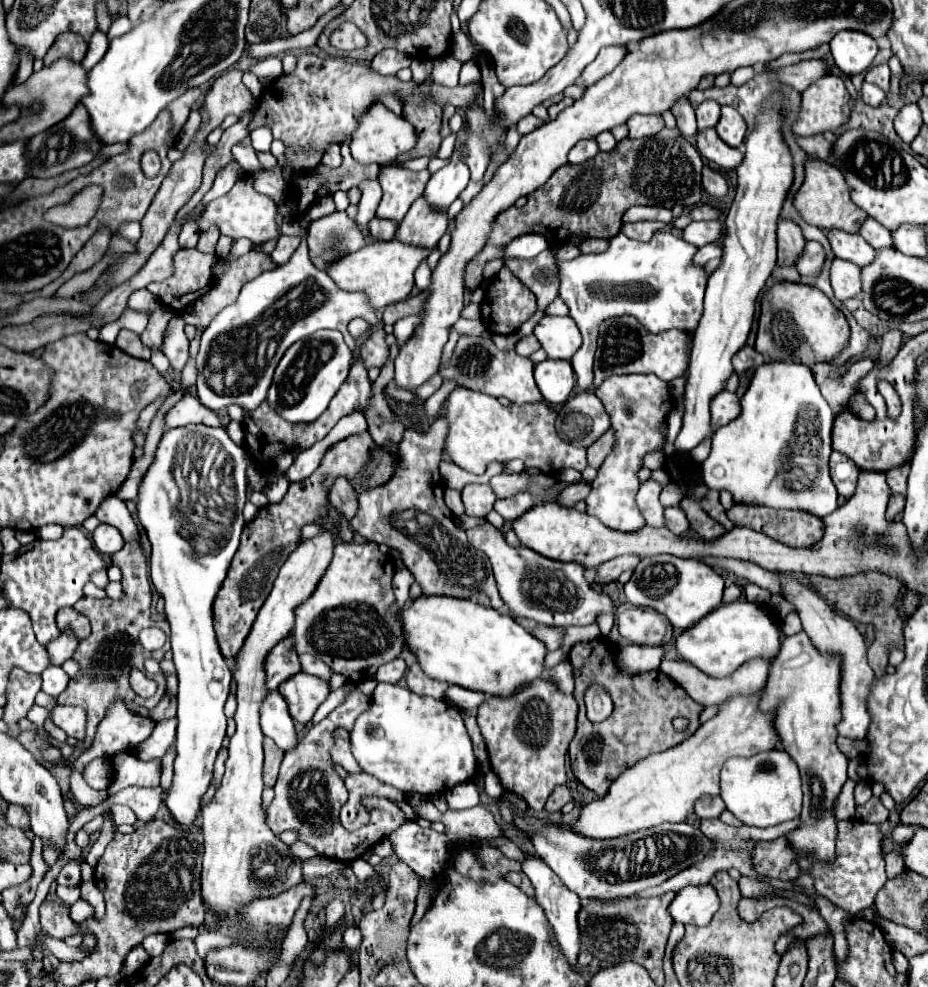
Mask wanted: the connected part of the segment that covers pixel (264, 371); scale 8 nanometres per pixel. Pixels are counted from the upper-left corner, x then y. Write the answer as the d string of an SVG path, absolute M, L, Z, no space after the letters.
M302 238L299 249L293 253L293 257L291 257L285 265L279 265L279 267L273 269L273 271L265 271L265 273L261 273L259 277L255 277L253 281L249 281L249 283L241 289L241 295L239 295L237 303L225 307L225 309L211 321L211 325L203 331L203 335L201 335L201 349L199 349L199 355L197 355L197 395L199 395L199 401L201 401L205 407L209 407L211 411L219 411L219 409L223 409L223 407L227 407L227 405L231 405L231 403L237 403L237 405L241 405L243 409L257 409L257 407L265 401L265 397L267 397L267 389L269 389L269 385L271 385L273 371L275 371L275 365L279 363L279 357L283 357L283 353L285 353L295 341L305 339L305 337L313 335L313 333L319 331L319 329L337 329L337 331L341 331L341 333L347 333L347 323L349 323L351 319L355 319L355 317L363 317L363 319L369 321L373 327L377 325L375 309L371 307L367 295L365 295L365 293L359 293L359 291L349 293L349 291L339 289L337 283L335 283L325 271L319 271L319 269L311 263L311 259L309 259L309 255L307 255L307 239Z

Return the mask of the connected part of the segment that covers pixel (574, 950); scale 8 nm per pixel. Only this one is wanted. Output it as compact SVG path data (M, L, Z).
M527 855L527 861L523 863L523 873L531 879L533 887L535 887L535 901L537 905L545 911L545 917L553 929L553 941L557 943L561 955L569 961L571 969L577 971L577 955L579 955L579 925L577 925L577 913L581 909L579 897L575 893L571 893L565 885L561 885L559 877L555 877L555 873L551 871L551 867L547 867L541 859L535 859L531 855Z

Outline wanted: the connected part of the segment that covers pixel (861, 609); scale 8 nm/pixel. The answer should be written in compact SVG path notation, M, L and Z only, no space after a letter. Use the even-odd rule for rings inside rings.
M865 571L865 573L857 573L853 577L837 577L837 579L809 575L809 581L811 581L813 589L819 595L823 595L823 599L829 601L835 609L839 605L839 611L843 615L847 615L859 623L869 621L875 627L875 641L871 643L869 651L867 651L867 659L869 659L869 667L875 671L875 675L883 675L887 669L889 643L903 645L903 621L893 605L903 587L903 581L899 581L897 577L891 577L887 573L881 573L881 571Z

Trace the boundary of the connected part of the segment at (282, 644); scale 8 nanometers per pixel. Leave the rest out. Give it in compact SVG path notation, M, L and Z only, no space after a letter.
M289 635L283 641L279 641L273 647L273 651L267 655L267 661L265 661L267 687L277 689L283 681L287 681L291 675L295 675L299 671L301 671L299 657L297 657L297 651L295 651L293 637Z

